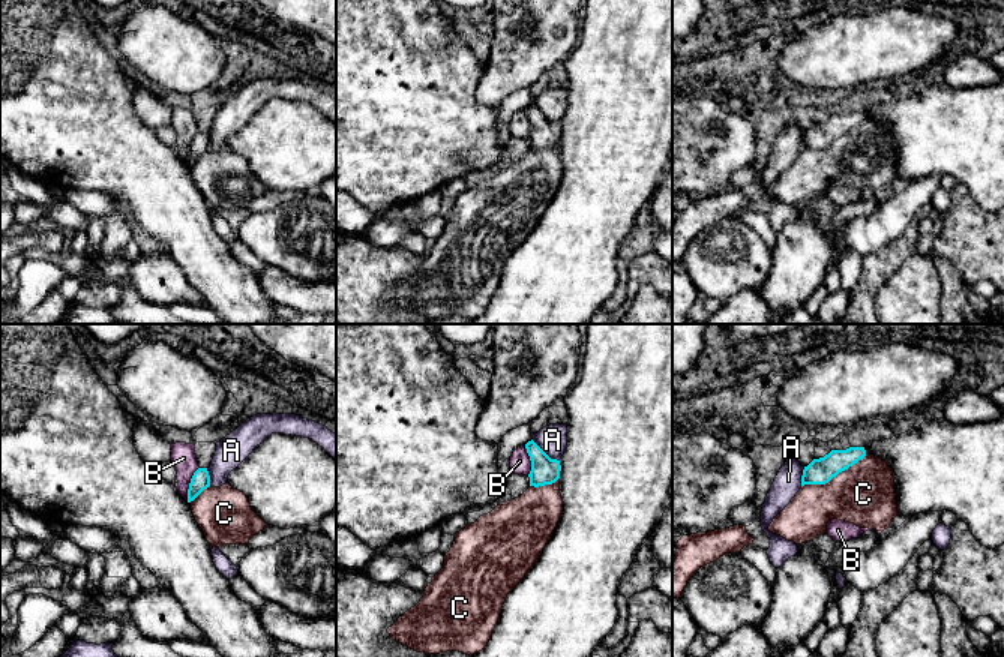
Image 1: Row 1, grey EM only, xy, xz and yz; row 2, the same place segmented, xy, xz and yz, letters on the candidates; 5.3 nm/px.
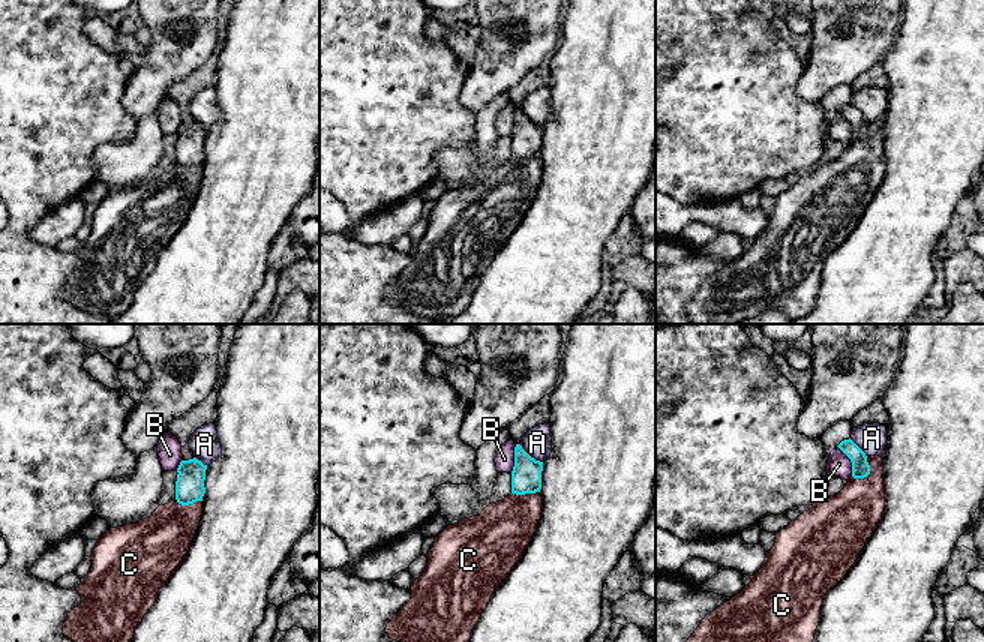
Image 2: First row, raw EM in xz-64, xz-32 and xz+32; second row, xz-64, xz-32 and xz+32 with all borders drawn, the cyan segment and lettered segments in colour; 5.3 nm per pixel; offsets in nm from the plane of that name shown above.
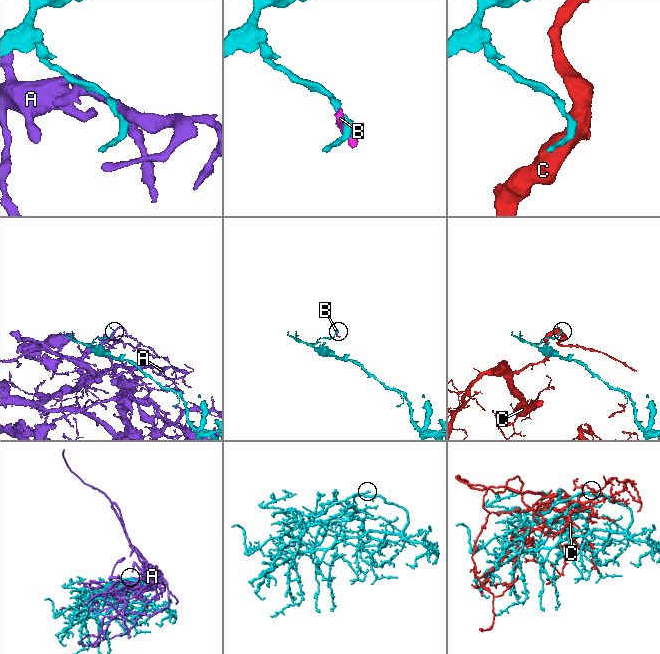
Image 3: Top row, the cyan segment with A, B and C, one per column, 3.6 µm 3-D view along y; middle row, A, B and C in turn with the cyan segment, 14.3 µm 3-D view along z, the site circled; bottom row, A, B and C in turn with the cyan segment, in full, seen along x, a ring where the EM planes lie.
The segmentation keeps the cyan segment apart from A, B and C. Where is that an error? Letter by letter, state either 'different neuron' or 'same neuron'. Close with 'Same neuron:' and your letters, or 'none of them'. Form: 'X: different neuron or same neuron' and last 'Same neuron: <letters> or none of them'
A: different neuron
B: different neuron
C: different neuron
Same neuron: none of them

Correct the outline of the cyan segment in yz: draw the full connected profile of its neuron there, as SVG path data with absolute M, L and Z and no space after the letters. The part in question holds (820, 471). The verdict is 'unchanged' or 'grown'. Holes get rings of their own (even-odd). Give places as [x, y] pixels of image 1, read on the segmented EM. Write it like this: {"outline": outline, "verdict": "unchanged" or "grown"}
{"outline": "M849 447L846 450L831 450L819 459L813 459L803 470L801 486L825 484L839 472L848 470L866 456L864 447Z", "verdict": "unchanged"}

